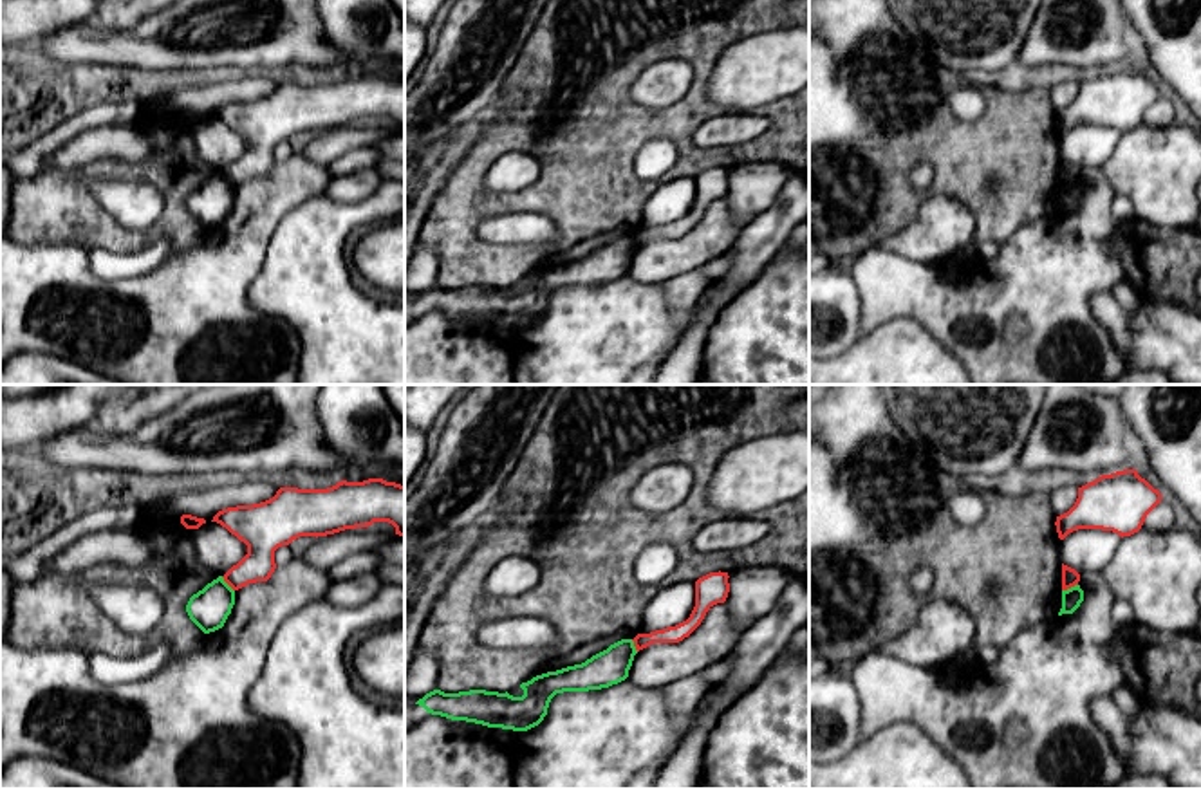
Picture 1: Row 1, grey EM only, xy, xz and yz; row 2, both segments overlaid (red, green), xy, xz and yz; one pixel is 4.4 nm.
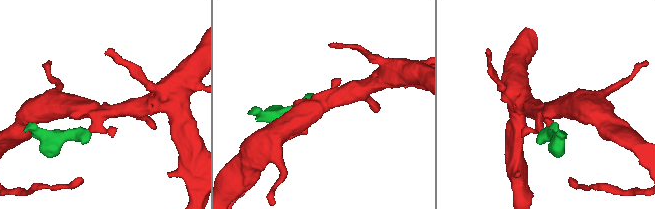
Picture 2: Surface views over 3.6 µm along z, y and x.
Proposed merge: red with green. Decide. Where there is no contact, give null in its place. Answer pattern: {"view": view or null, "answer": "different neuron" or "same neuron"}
{"view": "yz", "answer": "different neuron"}

